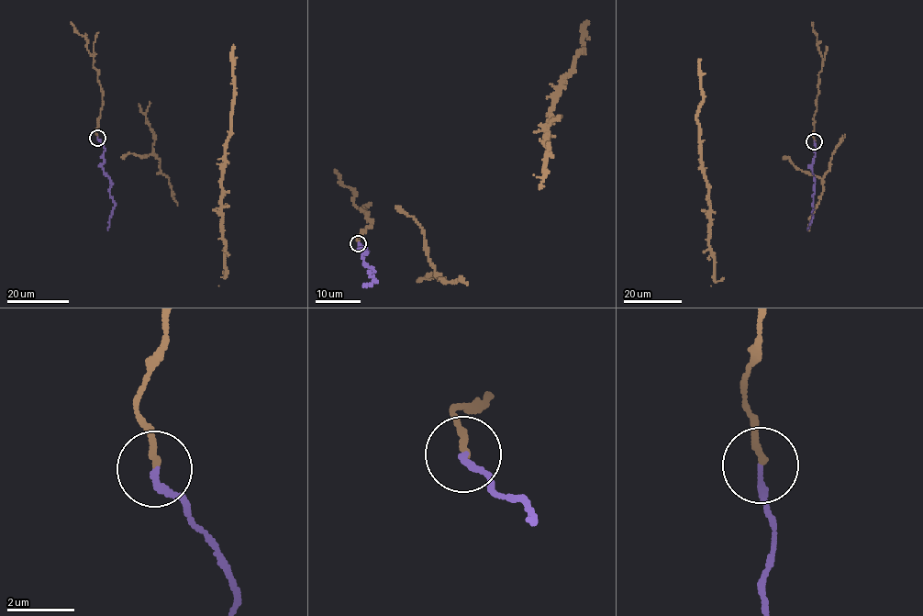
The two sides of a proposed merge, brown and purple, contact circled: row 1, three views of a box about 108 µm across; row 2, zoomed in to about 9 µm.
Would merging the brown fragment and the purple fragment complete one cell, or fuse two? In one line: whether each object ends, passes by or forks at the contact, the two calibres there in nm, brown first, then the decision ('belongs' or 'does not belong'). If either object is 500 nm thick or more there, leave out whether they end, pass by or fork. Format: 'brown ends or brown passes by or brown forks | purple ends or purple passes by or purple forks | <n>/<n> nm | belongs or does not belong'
brown ends | purple ends | 200/180 nm | belongs

